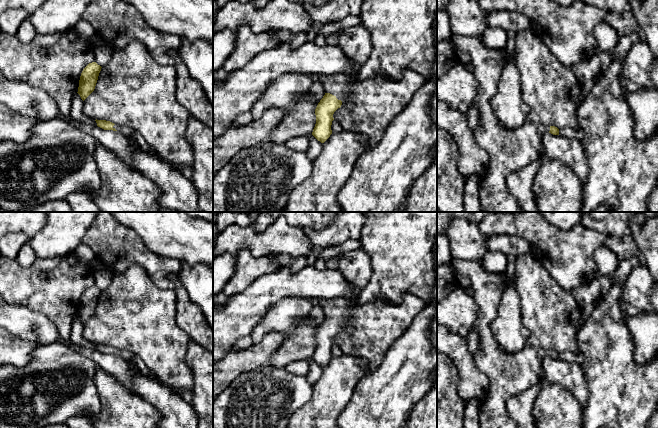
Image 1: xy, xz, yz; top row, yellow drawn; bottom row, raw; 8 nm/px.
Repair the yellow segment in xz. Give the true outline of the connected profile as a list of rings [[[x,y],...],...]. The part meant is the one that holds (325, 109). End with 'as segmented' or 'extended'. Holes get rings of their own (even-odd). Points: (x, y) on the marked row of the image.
[[[353,74],[320,75],[325,95],[315,109],[316,124],[312,135],[324,143],[332,134],[331,125],[334,112],[341,107],[341,99],[350,94],[351,86],[359,80]]]; extended

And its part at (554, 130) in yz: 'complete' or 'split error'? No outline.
split error

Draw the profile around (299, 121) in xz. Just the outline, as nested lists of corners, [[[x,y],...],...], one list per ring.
[[[310,95],[297,101],[290,109],[287,109],[286,115],[274,128],[270,135],[273,143],[283,144],[295,137],[306,137],[311,135],[316,124],[315,109],[320,100],[314,100]]]

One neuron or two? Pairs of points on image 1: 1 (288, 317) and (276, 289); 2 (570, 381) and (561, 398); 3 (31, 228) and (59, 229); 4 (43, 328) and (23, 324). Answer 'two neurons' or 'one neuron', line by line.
1: two neurons
2: two neurons
3: two neurons
4: one neuron

